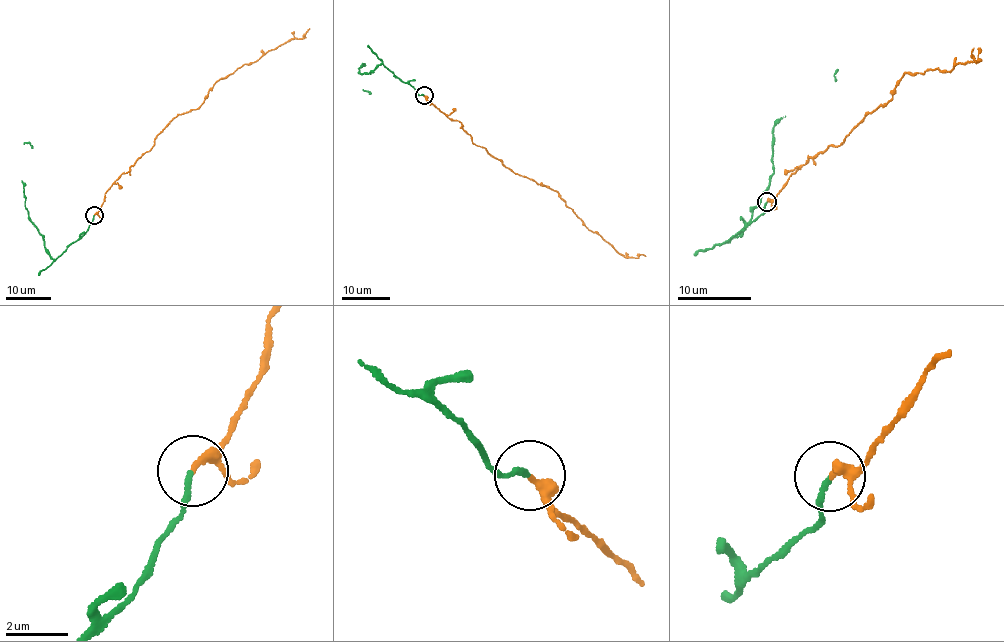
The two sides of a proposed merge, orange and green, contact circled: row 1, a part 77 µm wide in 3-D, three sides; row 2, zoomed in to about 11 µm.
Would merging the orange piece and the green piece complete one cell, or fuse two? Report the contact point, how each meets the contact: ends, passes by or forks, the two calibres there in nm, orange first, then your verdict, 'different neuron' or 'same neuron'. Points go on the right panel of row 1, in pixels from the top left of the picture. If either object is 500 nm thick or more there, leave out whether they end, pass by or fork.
place (766, 202); orange passes by; green ends; calibres 220 and 160 nm; same neuron

